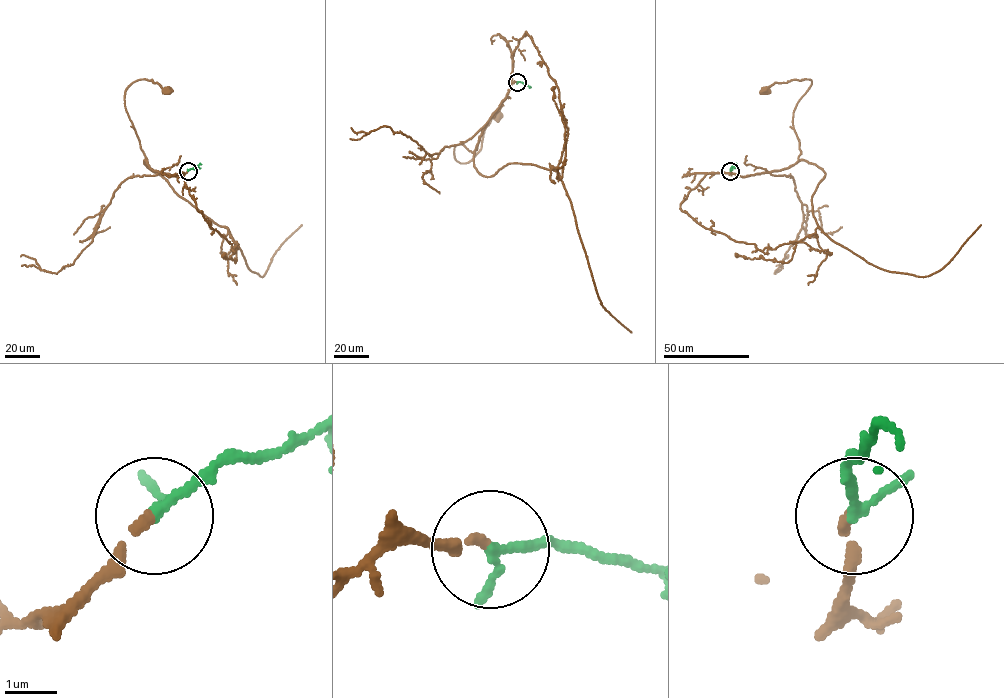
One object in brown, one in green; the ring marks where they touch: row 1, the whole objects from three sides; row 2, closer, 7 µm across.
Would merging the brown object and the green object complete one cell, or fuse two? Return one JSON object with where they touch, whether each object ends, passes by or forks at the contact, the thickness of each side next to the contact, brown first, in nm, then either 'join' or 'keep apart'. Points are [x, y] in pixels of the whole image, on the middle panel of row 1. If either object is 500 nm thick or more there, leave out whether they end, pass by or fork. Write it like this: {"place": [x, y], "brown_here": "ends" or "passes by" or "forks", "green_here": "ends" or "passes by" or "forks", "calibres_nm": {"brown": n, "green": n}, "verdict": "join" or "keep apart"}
{"place": [517, 82], "brown_here": "ends", "green_here": "passes by", "calibres_nm": {"brown": 140, "green": 160}, "verdict": "join"}

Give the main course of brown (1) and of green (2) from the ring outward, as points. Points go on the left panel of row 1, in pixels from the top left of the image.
1: (187, 171), (174, 176), (149, 166), (125, 107), (125, 91), (136, 81), (152, 79), (167, 91)
2: (187, 171), (199, 163)

